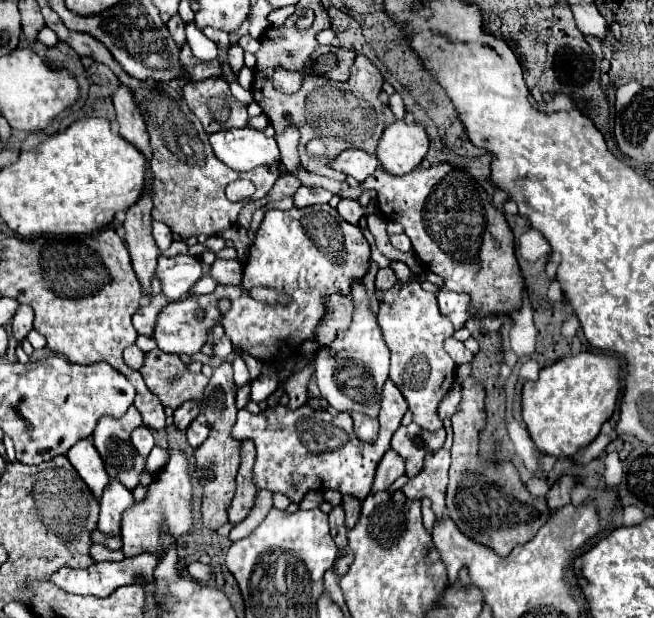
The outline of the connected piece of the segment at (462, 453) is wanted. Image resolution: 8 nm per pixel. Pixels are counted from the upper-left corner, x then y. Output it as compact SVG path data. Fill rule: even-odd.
M471 385L463 389L463 397L459 403L457 413L451 417L453 421L453 449L451 449L451 469L449 469L449 487L447 487L447 509L451 519L457 523L457 527L471 537L477 543L483 543L491 547L497 555L507 557L513 547L523 545L531 541L537 531L549 521L551 509L547 507L547 501L543 497L533 497L521 479L517 477L517 471L511 467L511 461L499 461L497 467L481 461L477 457L477 443L479 443L479 431L485 427L485 409L483 409L485 391L481 385Z

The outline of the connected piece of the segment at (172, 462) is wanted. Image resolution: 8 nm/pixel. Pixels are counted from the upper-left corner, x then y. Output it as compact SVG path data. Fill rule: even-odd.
M167 449L167 451L169 451L169 461L165 463L165 467L161 471L157 471L151 485L147 485L145 499L135 501L131 505L131 509L127 509L123 513L121 537L123 537L125 557L159 551L161 539L163 539L163 529L173 541L177 541L181 535L191 533L191 529L193 529L193 511L191 511L193 483L191 483L191 473L189 473L189 461L181 449Z

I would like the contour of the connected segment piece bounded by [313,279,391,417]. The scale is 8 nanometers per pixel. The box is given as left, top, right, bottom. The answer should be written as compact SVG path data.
M353 279L351 283L351 301L353 301L353 317L351 327L339 331L333 343L323 345L315 353L315 379L321 391L321 397L337 411L359 411L371 417L377 417L381 403L381 389L389 377L389 357L391 351L383 341L381 329L377 325L377 317L371 311L369 295L361 279Z

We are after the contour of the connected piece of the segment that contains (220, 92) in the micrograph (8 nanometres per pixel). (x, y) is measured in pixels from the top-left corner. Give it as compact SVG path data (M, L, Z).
M221 77L185 83L183 99L207 133L245 127L249 121L247 107L229 93L229 85Z

